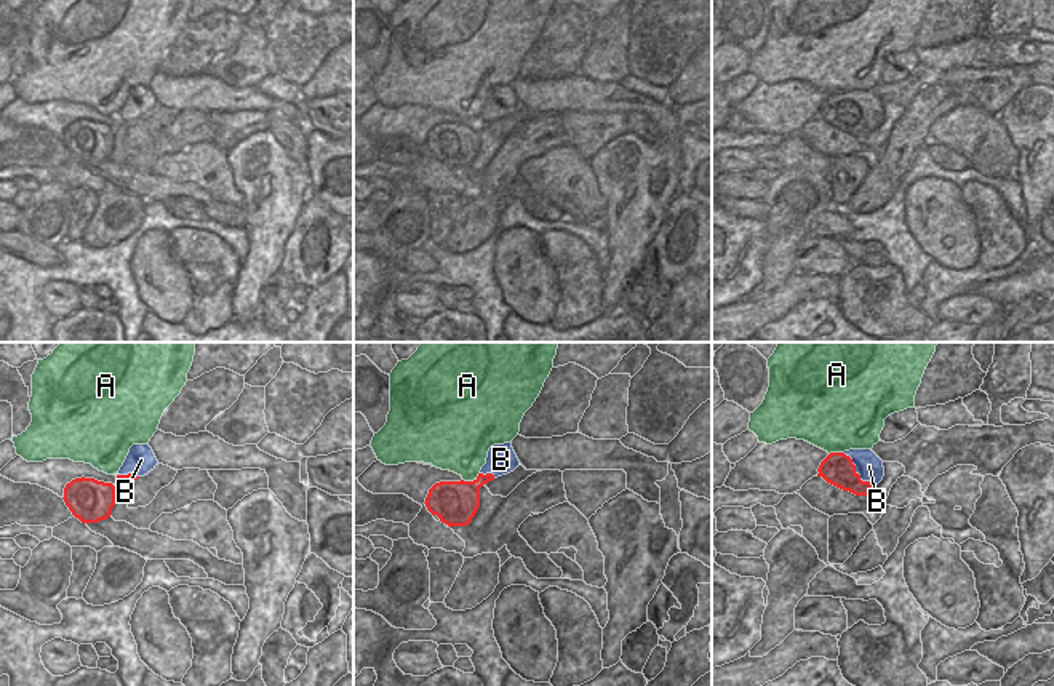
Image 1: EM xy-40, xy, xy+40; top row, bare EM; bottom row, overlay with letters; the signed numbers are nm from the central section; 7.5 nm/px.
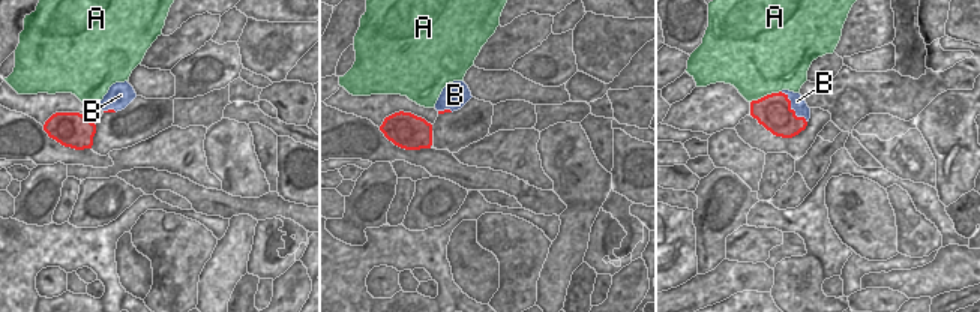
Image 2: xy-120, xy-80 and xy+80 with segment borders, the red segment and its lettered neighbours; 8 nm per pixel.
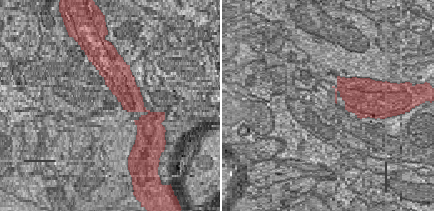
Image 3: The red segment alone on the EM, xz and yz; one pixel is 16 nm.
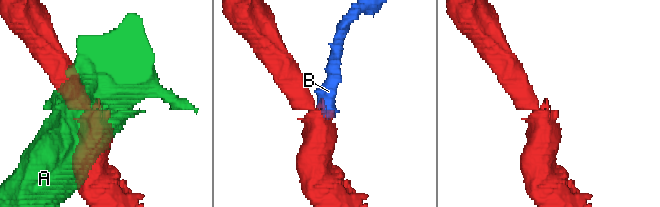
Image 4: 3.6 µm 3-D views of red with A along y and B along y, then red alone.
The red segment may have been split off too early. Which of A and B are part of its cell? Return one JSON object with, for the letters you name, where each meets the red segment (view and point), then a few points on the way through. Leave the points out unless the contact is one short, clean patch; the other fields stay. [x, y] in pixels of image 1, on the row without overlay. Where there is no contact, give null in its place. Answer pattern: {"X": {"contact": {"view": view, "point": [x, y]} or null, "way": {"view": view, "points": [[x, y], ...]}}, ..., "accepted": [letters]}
{"accepted": []}

